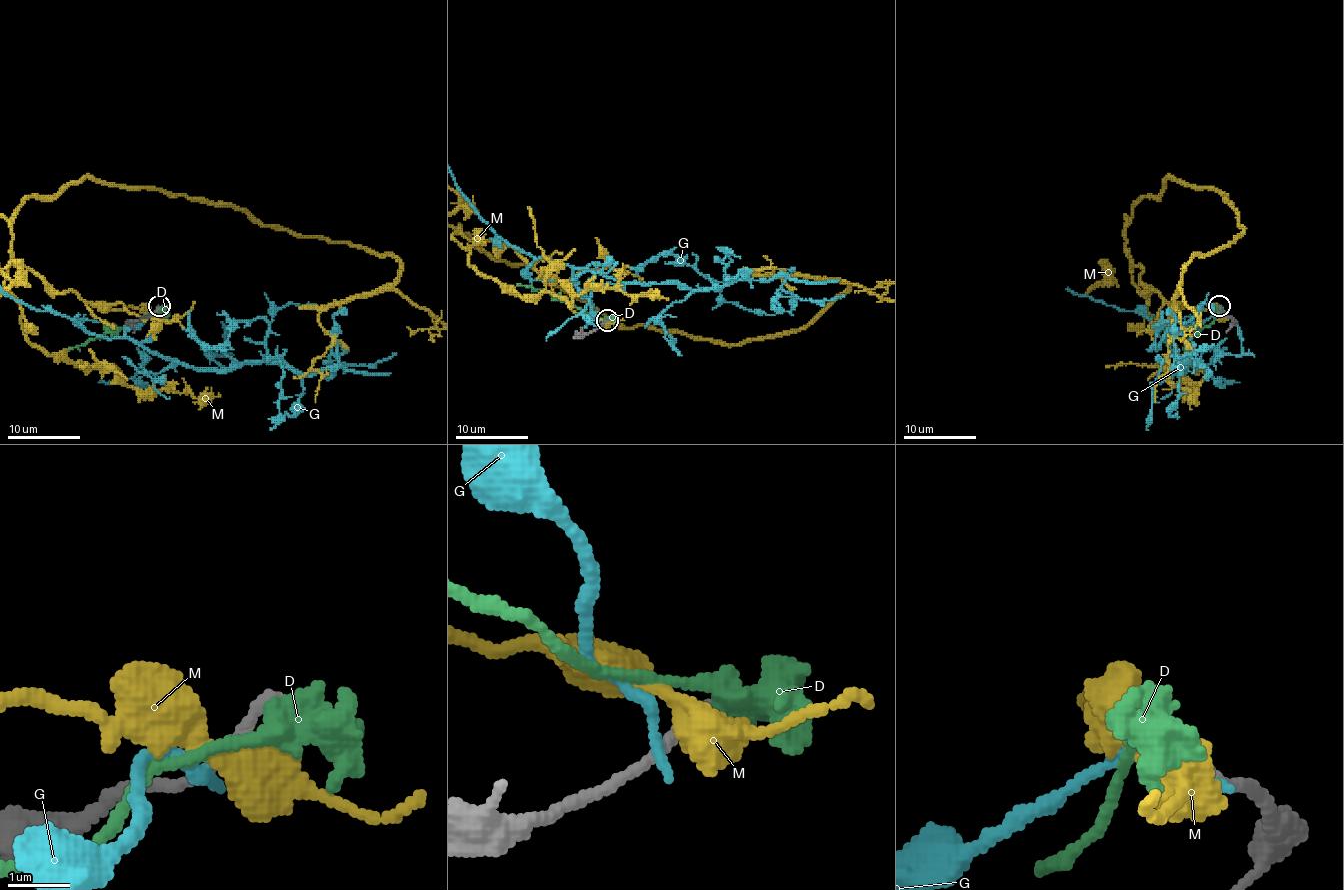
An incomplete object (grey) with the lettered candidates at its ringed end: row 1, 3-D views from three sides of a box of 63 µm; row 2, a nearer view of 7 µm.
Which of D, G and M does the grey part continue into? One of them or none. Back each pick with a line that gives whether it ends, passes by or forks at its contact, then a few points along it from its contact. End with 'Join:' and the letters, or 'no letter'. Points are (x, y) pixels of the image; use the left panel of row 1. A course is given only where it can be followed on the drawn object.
Join: no letter

